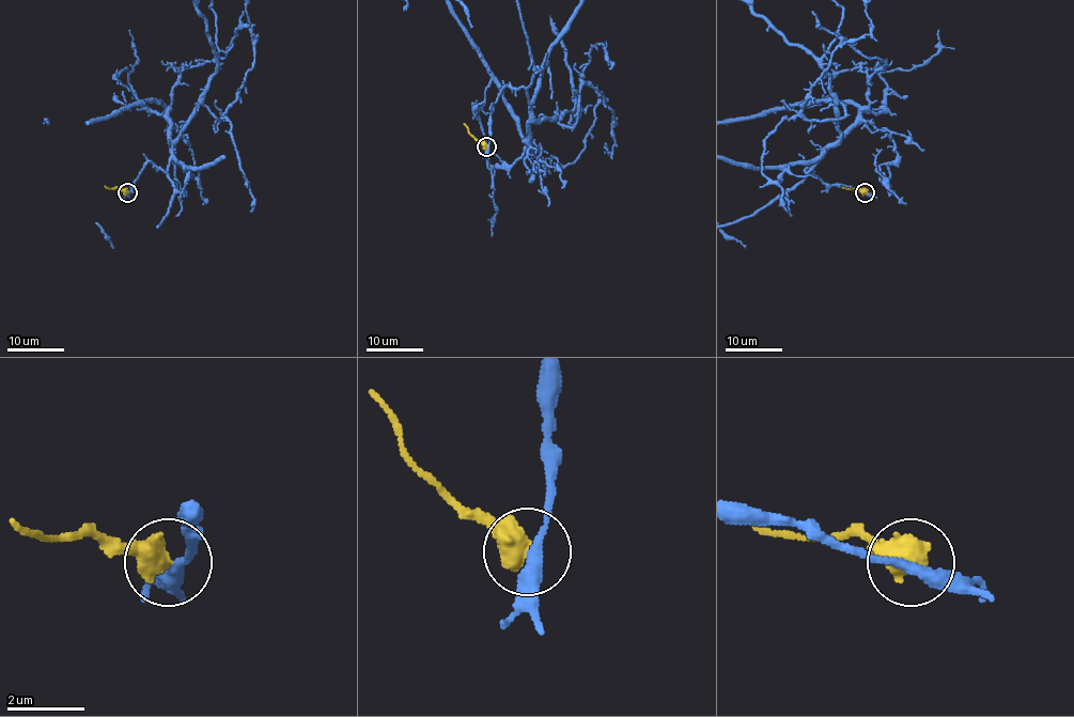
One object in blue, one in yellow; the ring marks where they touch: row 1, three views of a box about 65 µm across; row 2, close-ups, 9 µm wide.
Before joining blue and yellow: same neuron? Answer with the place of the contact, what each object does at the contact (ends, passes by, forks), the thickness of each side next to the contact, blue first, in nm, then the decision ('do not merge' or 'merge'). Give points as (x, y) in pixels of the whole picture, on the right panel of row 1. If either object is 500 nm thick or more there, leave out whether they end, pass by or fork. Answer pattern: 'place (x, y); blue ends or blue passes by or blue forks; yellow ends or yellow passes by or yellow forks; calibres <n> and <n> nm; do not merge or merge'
place (865, 192); calibres 320 and 650 nm; do not merge

